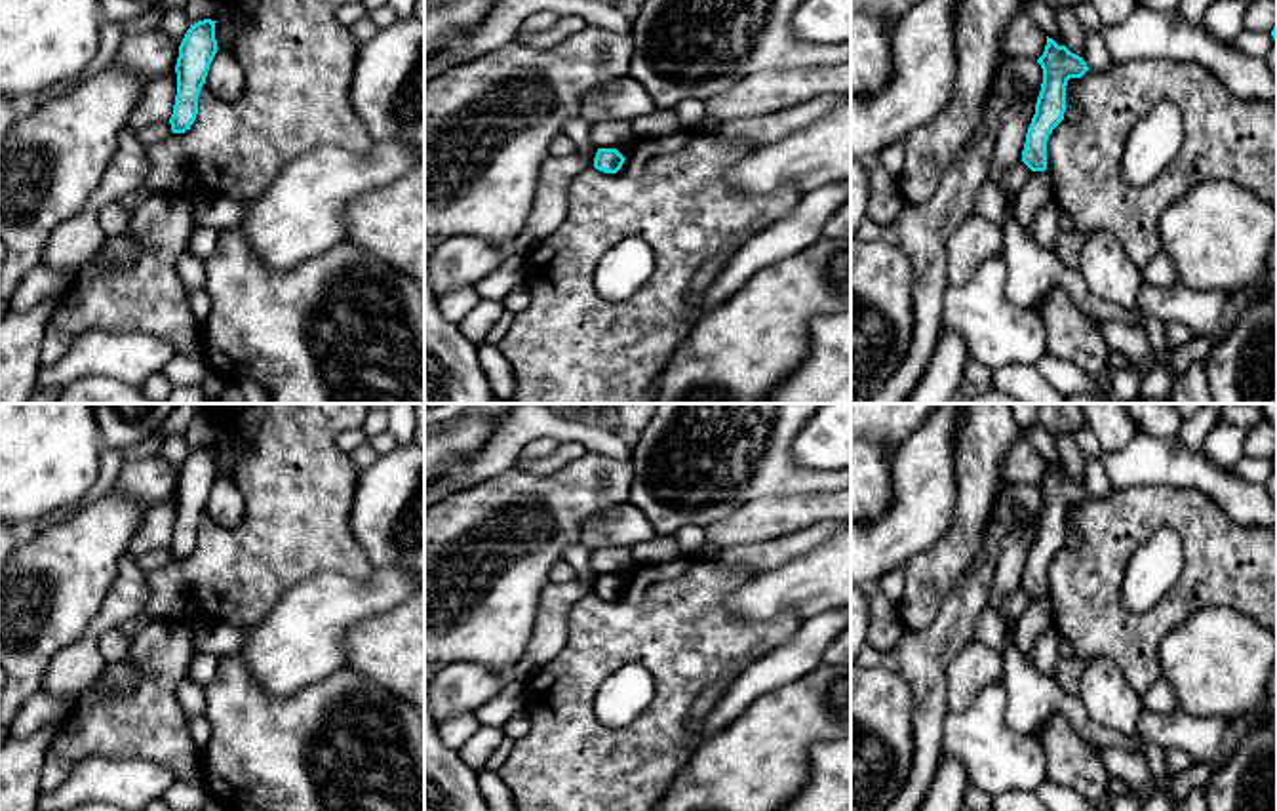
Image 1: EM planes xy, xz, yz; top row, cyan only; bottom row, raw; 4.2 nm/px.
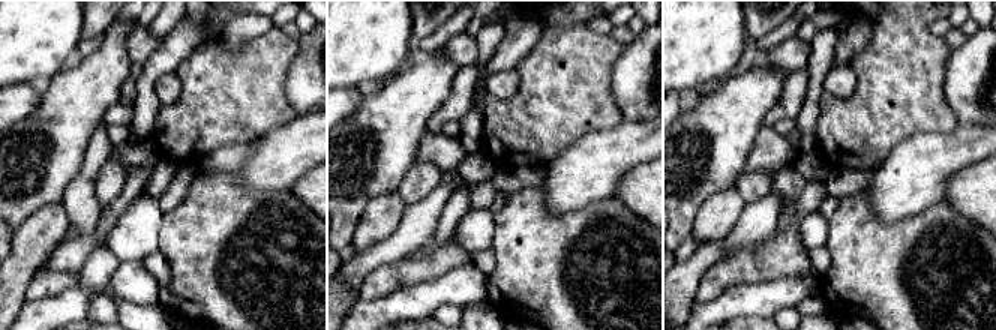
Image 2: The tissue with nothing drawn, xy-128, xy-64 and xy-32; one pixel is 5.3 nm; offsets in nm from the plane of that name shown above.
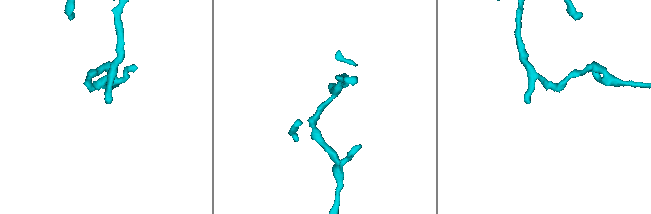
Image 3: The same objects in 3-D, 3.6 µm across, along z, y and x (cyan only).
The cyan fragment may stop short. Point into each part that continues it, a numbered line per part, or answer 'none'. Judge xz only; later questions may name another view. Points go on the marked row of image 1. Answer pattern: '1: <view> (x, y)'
none

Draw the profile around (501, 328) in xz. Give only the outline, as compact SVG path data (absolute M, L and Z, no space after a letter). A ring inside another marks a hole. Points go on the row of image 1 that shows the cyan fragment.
M506 310L502 314L502 318L489 329L489 333L485 335L483 343L499 345L506 337L506 333L510 331L514 320L516 320L516 314Z

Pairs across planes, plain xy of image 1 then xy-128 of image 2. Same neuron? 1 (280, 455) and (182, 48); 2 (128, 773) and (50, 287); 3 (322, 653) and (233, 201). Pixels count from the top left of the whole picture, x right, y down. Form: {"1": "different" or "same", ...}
{"1": "different", "2": "different", "3": "different"}

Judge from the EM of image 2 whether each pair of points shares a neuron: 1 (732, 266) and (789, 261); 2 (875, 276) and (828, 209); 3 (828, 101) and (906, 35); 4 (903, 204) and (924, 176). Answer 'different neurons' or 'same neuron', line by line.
1: same neuron
2: different neurons
3: same neuron
4: same neuron

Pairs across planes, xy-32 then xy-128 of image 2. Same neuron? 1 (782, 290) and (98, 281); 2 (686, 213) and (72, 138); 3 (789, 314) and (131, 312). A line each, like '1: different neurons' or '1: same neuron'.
1: different neurons
2: same neuron
3: different neurons

